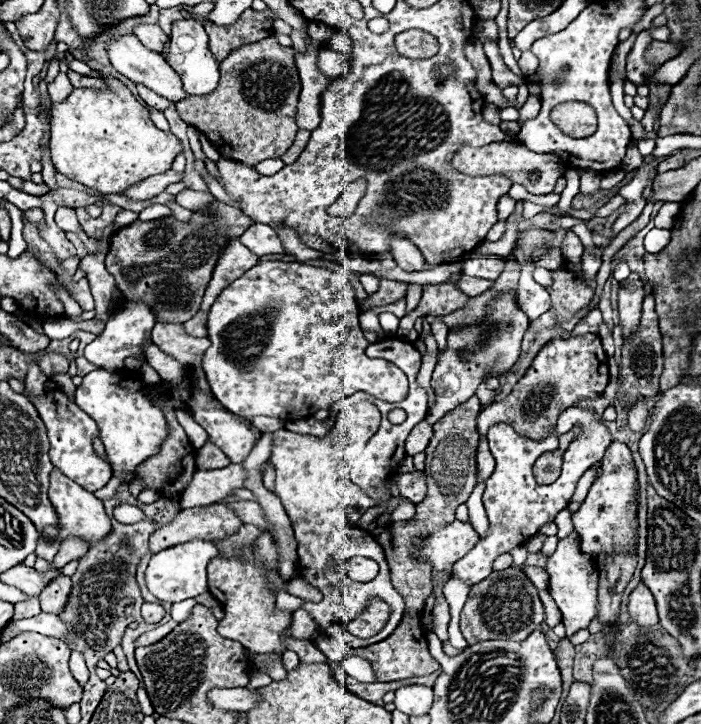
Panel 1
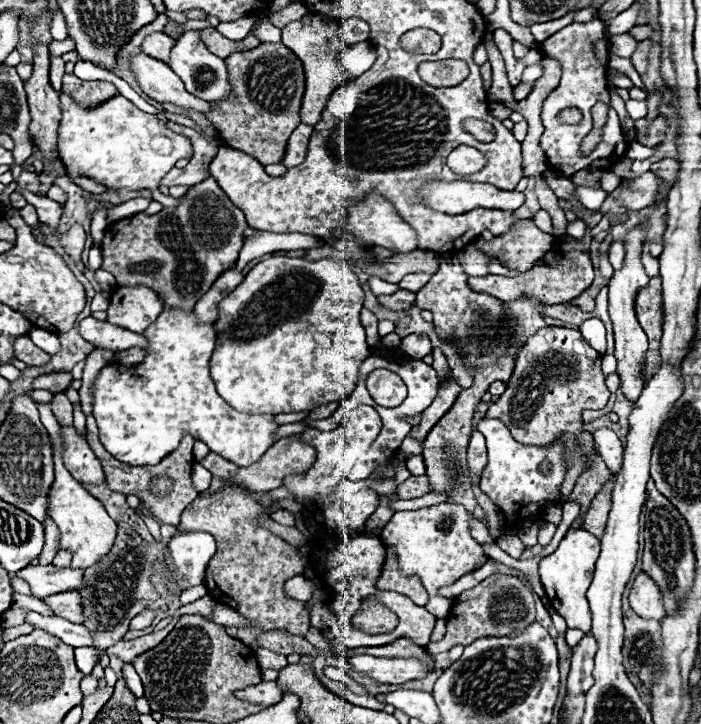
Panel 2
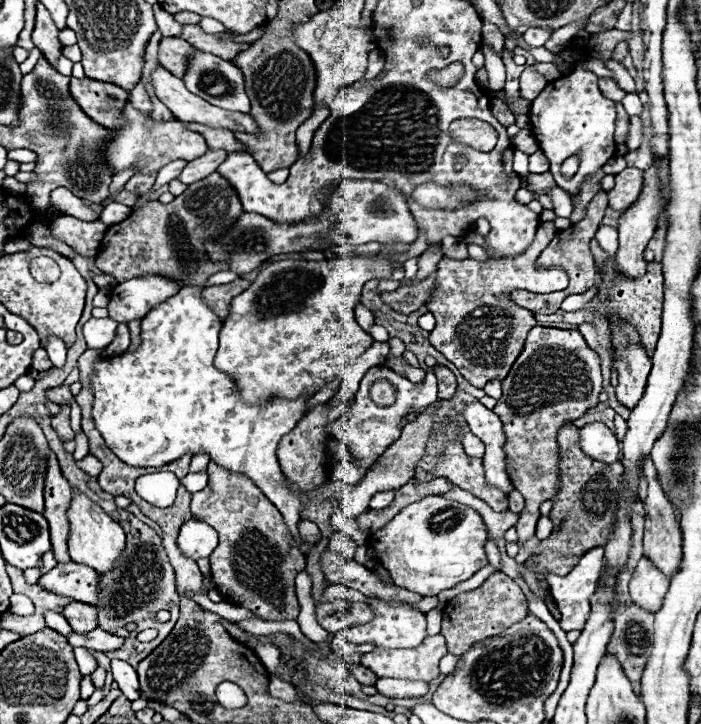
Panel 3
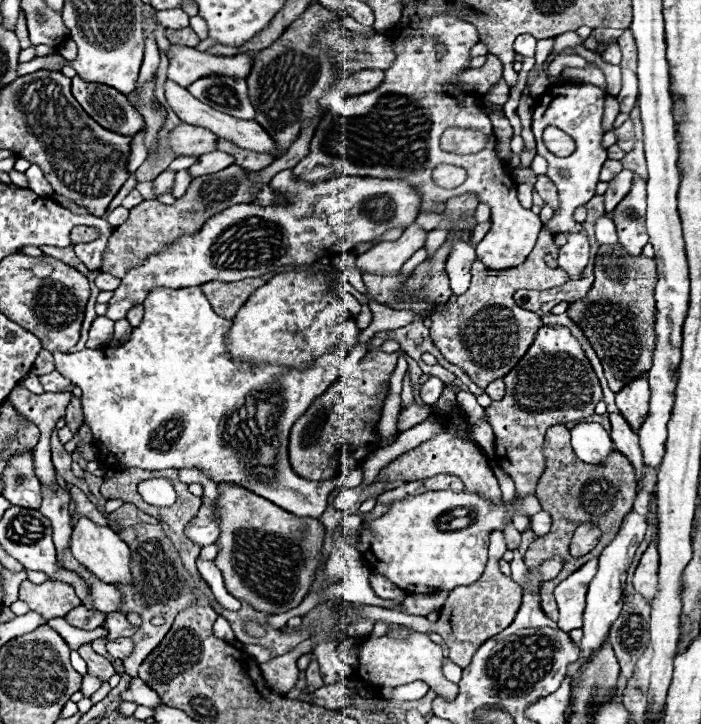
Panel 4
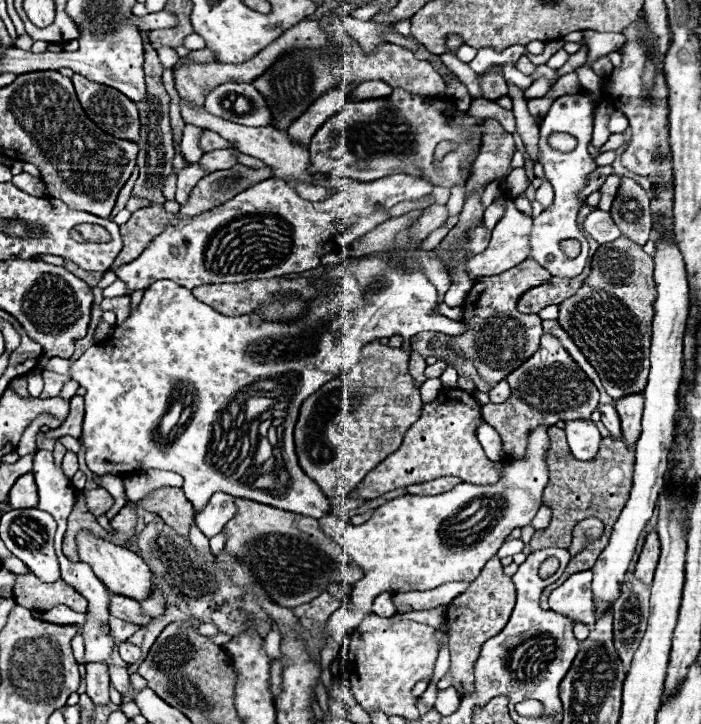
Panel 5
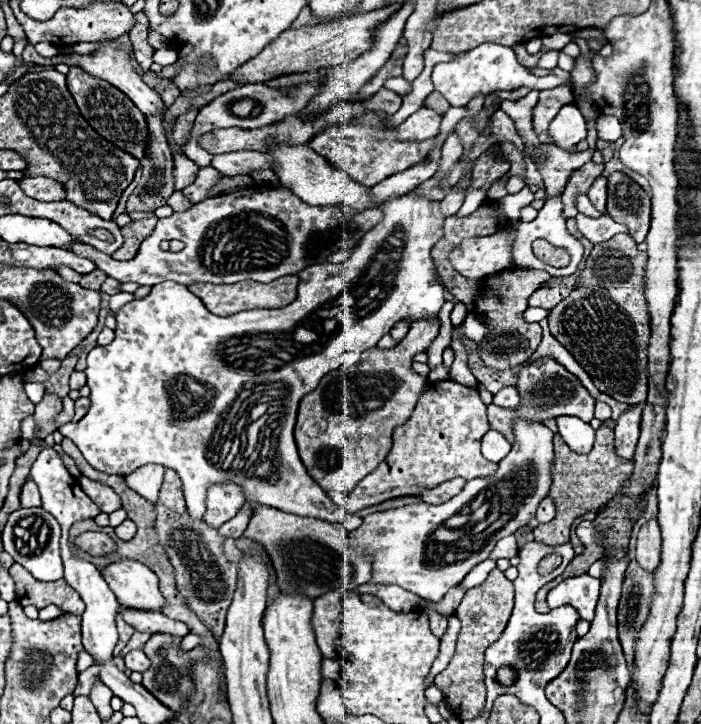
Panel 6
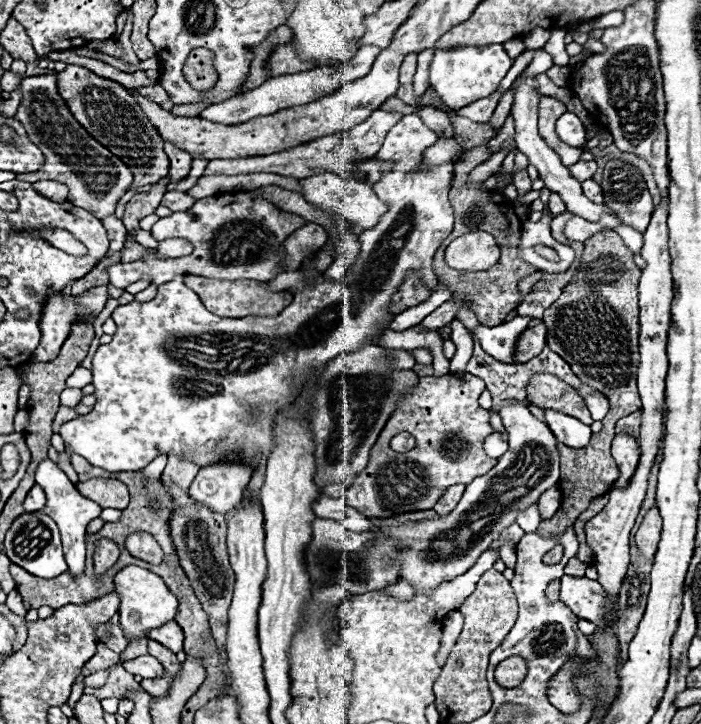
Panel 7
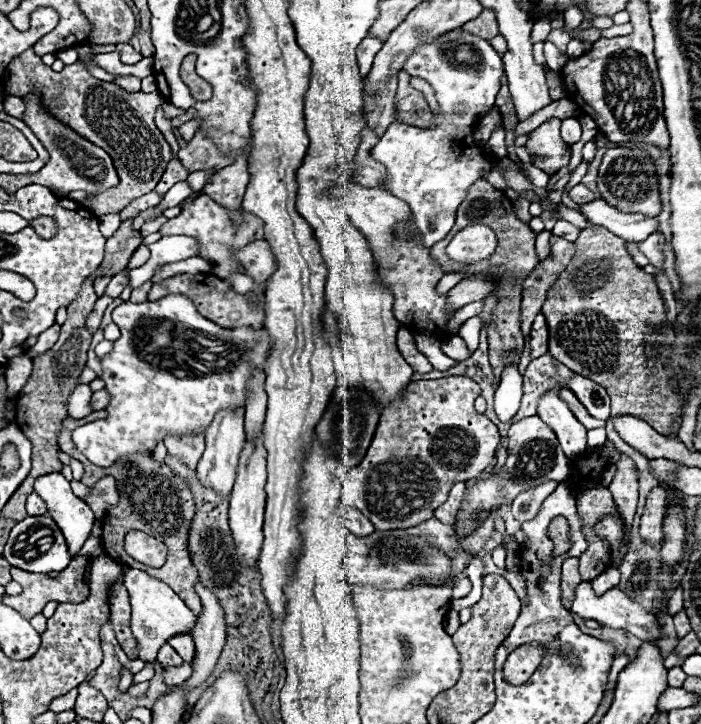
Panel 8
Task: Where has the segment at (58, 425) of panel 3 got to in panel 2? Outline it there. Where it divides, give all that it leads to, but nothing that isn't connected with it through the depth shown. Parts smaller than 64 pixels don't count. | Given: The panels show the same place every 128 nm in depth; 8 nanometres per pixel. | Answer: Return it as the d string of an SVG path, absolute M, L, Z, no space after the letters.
M56 394L50 406L60 426L72 426L72 404L64 394Z

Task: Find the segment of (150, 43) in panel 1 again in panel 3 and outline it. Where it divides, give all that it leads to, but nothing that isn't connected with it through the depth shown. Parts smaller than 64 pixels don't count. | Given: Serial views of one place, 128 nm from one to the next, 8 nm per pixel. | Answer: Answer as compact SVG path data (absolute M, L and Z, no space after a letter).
M162 38L160 50L158 50L158 60L174 76L182 78L182 74L186 72L186 58L190 58L190 54L194 54L194 50L196 48L190 46L182 38Z

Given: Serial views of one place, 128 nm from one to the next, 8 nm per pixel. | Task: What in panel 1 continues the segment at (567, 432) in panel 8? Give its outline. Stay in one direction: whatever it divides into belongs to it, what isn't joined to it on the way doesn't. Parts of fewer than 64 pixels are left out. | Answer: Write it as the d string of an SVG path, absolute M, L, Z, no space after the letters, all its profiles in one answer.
M612 442L606 448L606 454L602 458L602 476L598 482L590 486L590 492L580 506L580 510L572 516L574 530L580 534L582 540L582 552L592 554L596 564L604 562L604 554L610 554L614 546L630 546L636 548L638 544L638 520L636 520L636 506L634 506L634 494L638 492L636 482L636 466L632 460L632 454L626 444Z

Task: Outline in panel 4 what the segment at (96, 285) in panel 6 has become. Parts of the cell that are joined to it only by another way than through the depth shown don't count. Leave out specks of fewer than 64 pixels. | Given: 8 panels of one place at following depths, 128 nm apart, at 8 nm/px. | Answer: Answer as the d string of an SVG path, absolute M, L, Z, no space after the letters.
M40 248L46 256L52 256L52 258L56 258L56 260L60 260L60 262L64 262L64 264L68 264L68 266L72 266L72 268L76 268L78 272L82 272L84 276L88 276L88 272L90 270L86 270L86 266L82 266L82 262L78 262L78 258L76 258L76 254L72 254L70 250L58 250L58 248Z

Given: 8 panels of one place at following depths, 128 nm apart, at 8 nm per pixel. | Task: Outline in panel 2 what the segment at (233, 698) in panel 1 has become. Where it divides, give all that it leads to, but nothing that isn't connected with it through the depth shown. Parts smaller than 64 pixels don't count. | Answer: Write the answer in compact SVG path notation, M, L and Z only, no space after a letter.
M260 682L246 690L234 691L234 696L239 700L248 700L262 706L272 706L282 700L282 690L276 682Z

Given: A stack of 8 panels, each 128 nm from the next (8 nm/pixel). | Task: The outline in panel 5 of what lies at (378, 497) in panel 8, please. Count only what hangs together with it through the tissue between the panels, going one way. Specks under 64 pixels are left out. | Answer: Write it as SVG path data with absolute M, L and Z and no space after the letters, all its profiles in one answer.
M442 388L434 402L422 406L422 414L414 426L404 434L402 446L380 462L366 478L352 490L354 500L374 500L396 488L412 486L418 482L428 482L440 476L458 476L470 484L494 484L498 482L498 472L494 462L484 456L484 450L476 438L478 426L482 426L480 404L472 392L460 388Z

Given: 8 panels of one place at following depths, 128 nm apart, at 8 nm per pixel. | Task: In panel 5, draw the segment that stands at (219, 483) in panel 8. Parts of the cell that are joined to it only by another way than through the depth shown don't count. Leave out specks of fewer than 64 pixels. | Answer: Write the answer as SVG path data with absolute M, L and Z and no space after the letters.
M216 492L198 513L196 524L208 538L212 538L214 534L218 534L226 526L226 522L230 522L234 518L234 512L236 512L234 496L228 496L224 492Z

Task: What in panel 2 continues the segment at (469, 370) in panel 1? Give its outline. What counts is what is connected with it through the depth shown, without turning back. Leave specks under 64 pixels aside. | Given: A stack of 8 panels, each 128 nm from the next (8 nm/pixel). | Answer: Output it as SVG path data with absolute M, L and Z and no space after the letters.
M450 378L446 382L440 382L440 388L438 388L438 394L436 394L434 402L422 412L420 424L412 426L412 430L410 430L408 436L416 438L418 442L424 442L426 434L430 432L430 428L452 408L452 404L454 404L454 400L456 400L456 396L458 396L460 390L462 388L458 386L458 382L454 378Z

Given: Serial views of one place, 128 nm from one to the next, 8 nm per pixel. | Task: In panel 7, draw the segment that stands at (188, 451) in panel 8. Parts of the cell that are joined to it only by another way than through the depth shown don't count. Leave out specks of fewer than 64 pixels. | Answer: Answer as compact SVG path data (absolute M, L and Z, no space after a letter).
M170 454L162 478L170 478L170 480L176 482L182 490L188 490L188 488L190 488L190 482L192 482L194 476L196 476L196 472L198 472L198 466L196 466L194 462L186 462L186 460L178 458L176 454Z

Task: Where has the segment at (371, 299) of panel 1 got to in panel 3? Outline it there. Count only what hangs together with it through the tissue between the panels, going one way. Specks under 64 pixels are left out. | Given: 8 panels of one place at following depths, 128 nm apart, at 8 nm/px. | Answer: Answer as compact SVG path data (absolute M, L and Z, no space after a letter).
M430 274L422 282L400 286L394 292L382 292L380 298L392 310L396 310L400 314L410 314L430 300L430 290L434 290L434 282L436 282L436 274Z

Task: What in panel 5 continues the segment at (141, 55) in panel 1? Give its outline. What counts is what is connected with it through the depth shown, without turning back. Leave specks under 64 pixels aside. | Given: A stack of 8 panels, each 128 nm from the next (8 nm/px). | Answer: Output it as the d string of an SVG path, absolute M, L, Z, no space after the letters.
M184 100L180 102L182 106L182 118L186 124L194 124L194 126L200 126L200 128L206 128L206 130L214 130L218 132L222 138L230 140L234 144L236 150L240 150L242 154L248 154L248 156L254 156L258 160L262 160L266 166L270 166L274 170L274 176L276 178L286 178L294 188L296 192L310 200L310 202L320 202L322 198L328 198L330 194L334 194L332 190L324 188L324 186L318 186L312 182L312 174L308 174L308 164L310 164L310 152L308 148L304 146L298 146L298 142L294 142L288 132L282 132L282 130L276 130L272 126L268 128L252 128L252 126L242 126L242 124L234 124L234 122L228 122L228 120L222 120L218 116L212 116L208 114L204 108L190 108Z

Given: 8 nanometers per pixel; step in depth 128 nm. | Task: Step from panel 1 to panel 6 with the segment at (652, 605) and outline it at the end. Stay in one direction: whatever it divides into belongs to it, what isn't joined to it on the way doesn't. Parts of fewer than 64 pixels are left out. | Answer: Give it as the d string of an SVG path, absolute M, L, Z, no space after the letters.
M652 518L640 528L638 540L636 540L636 560L644 570L654 572L658 568L658 564L660 564L660 546L662 546L660 528L658 528L656 518Z

